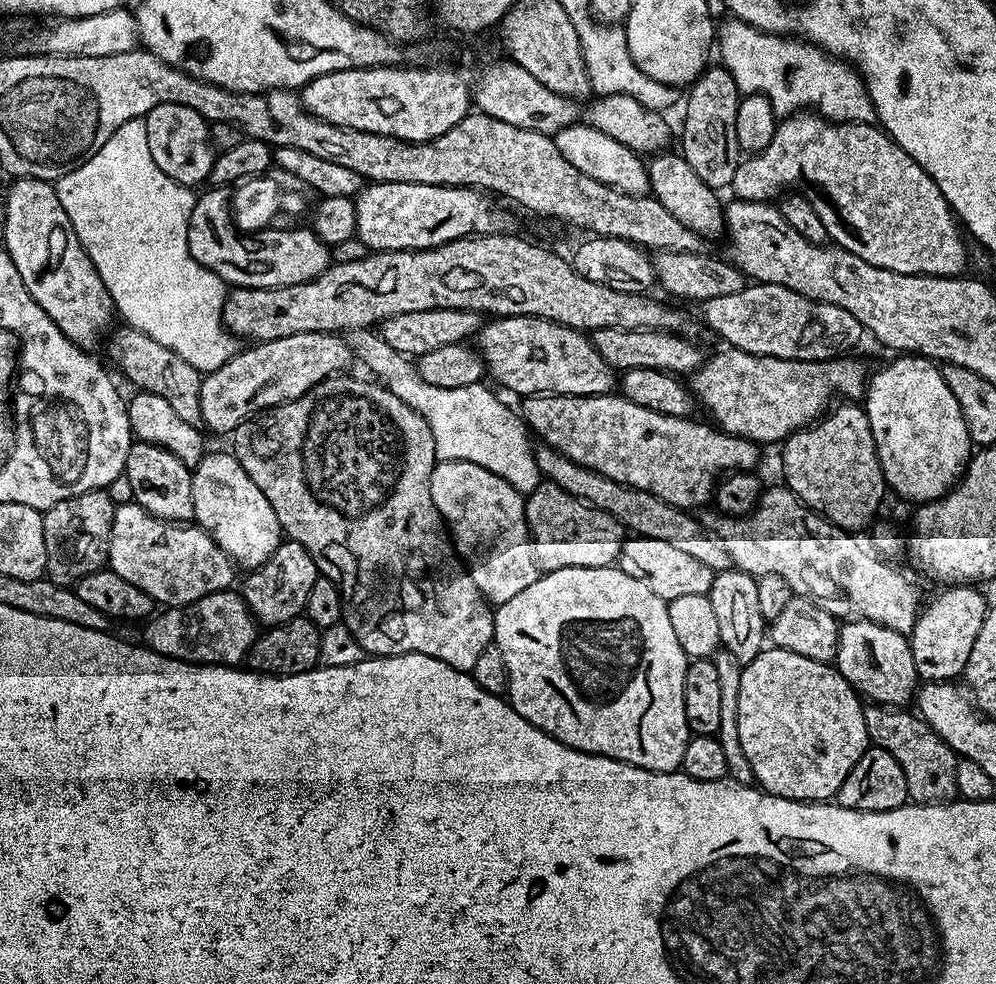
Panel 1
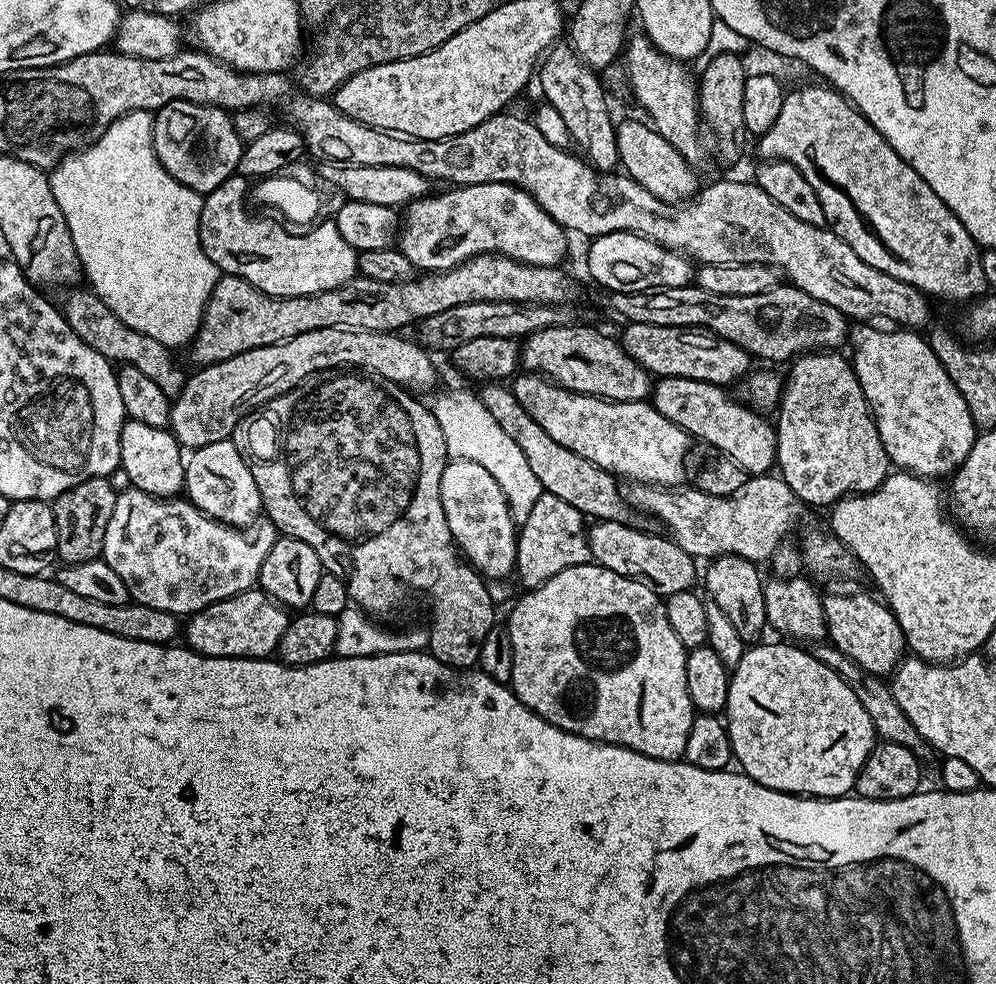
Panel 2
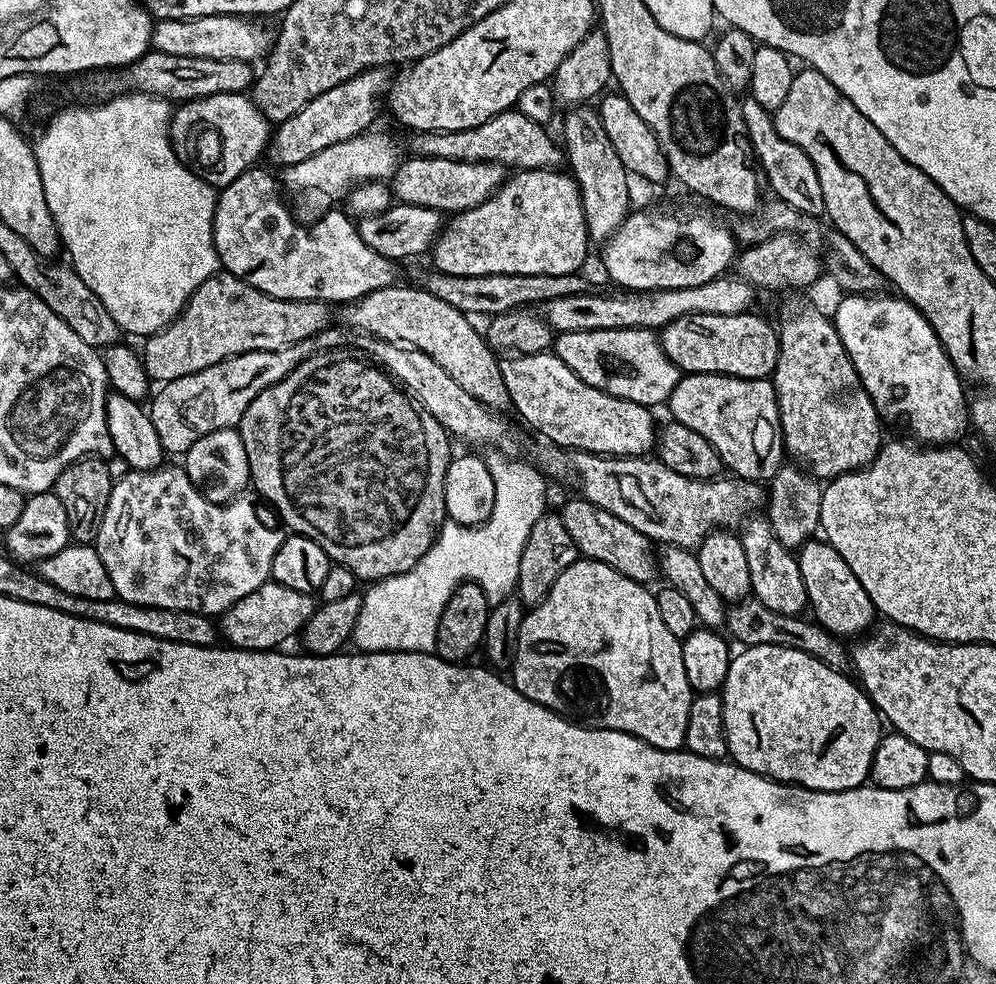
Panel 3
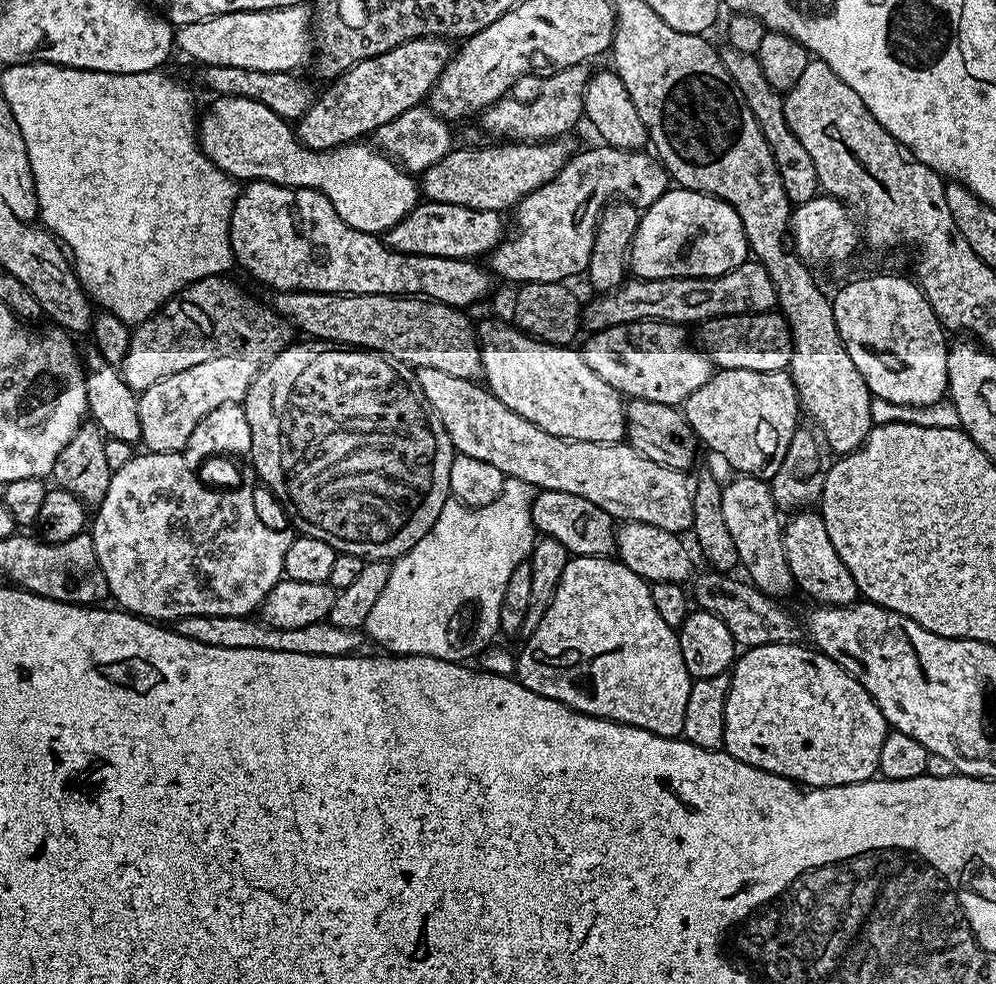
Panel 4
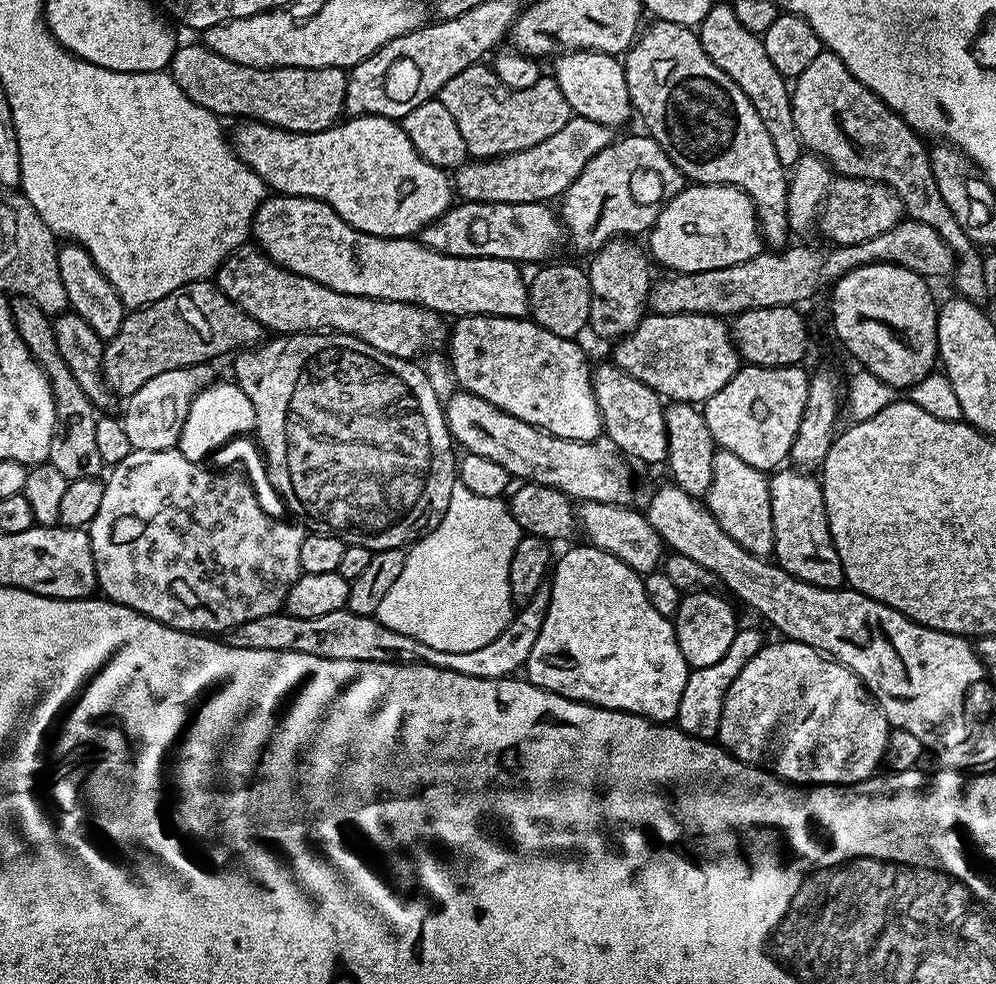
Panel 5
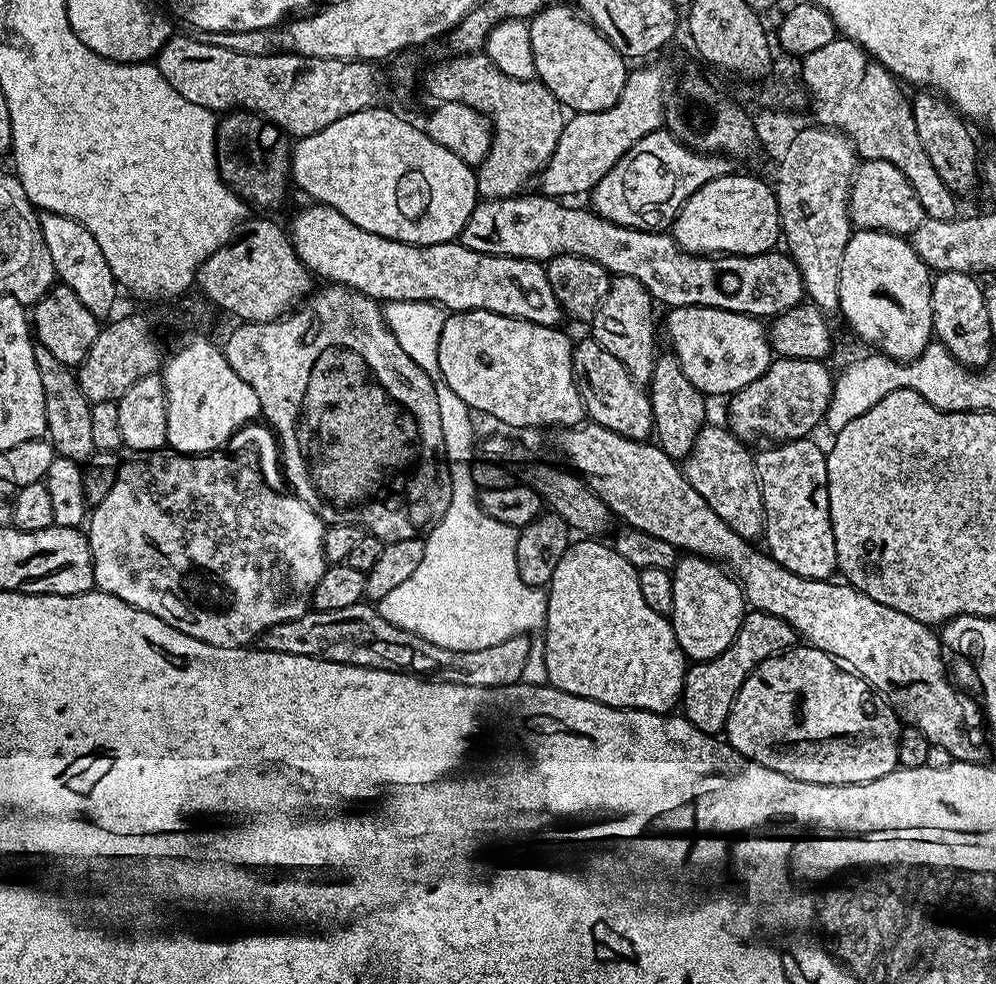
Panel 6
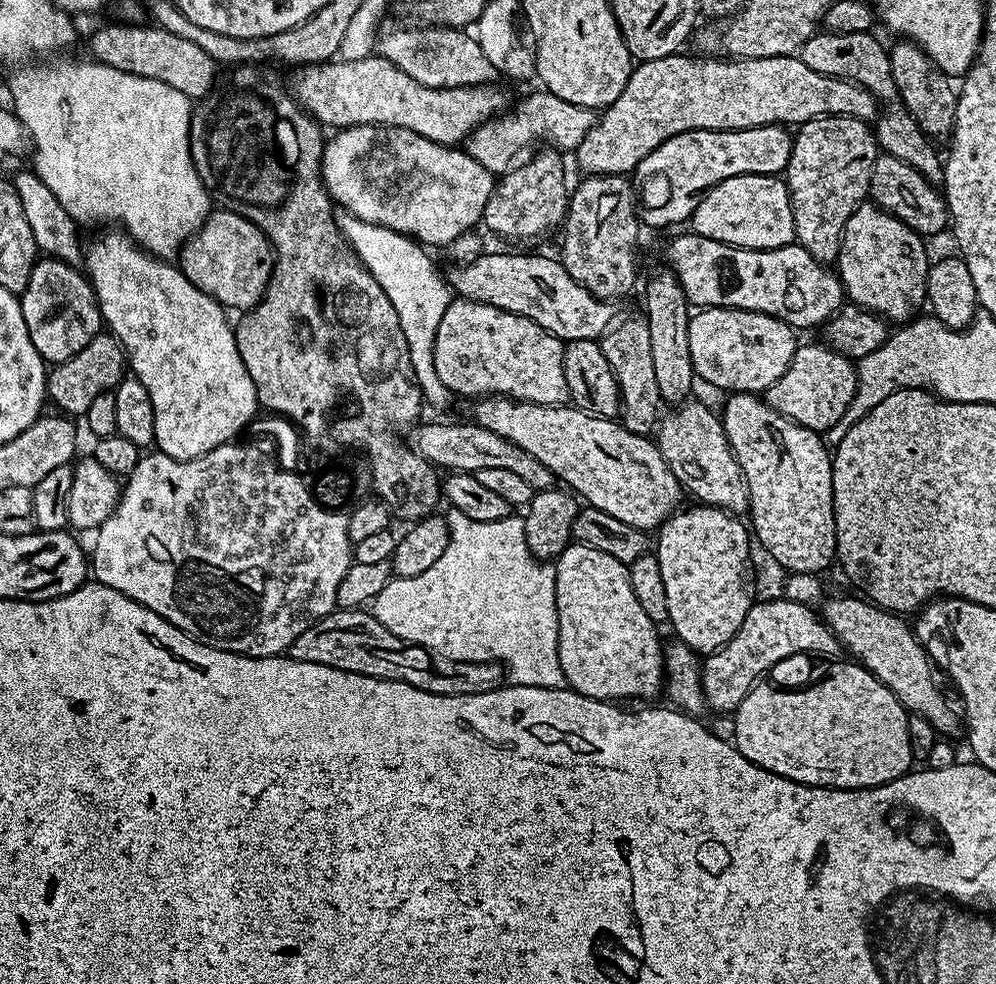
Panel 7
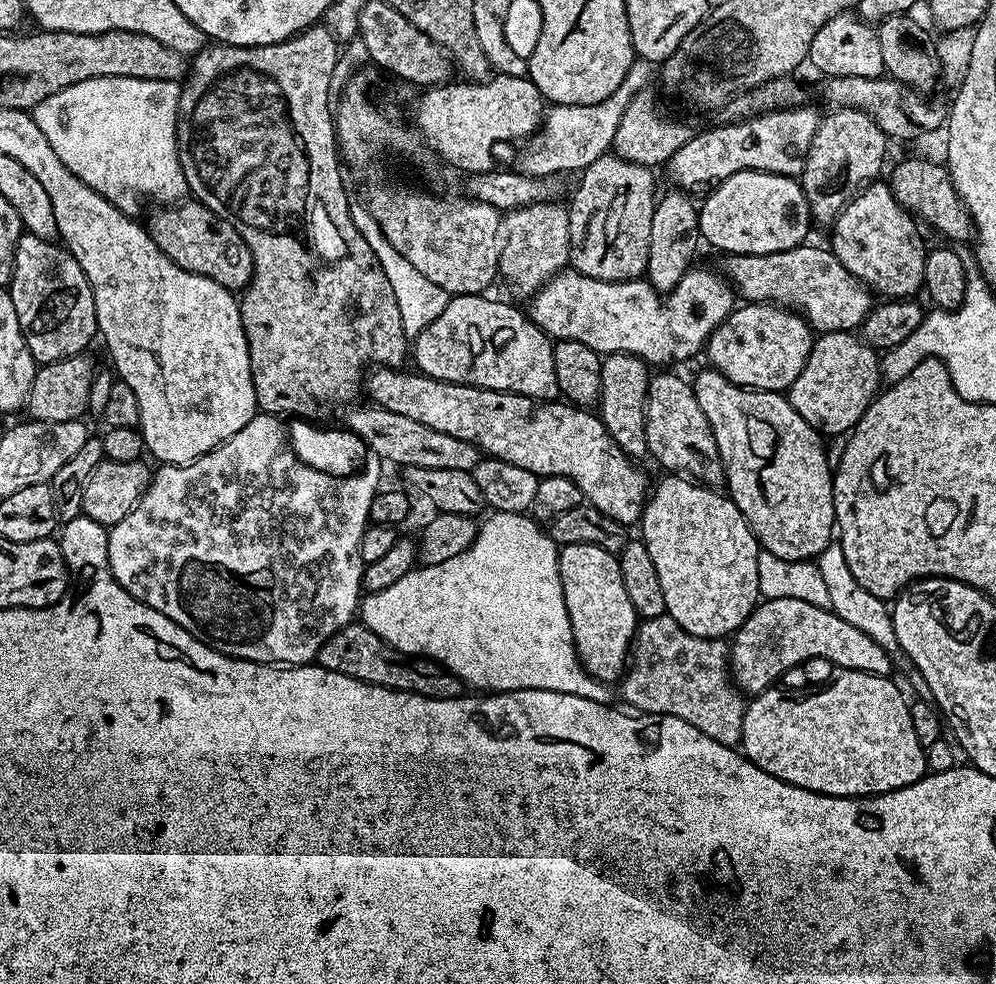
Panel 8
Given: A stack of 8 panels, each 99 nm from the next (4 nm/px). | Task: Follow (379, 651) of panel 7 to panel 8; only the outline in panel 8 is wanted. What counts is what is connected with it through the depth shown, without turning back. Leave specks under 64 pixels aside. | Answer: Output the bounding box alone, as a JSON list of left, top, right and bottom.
[318,622,462,700]

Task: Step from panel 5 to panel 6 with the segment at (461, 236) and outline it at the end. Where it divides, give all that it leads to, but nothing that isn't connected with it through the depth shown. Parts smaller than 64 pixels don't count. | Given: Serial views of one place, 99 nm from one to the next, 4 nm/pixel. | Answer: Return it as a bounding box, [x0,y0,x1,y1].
[458,194,805,318]

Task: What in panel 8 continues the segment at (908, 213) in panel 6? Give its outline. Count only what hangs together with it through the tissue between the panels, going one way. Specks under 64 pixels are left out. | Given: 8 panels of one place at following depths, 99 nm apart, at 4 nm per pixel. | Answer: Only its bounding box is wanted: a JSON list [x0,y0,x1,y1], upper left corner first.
[890,160,973,241]

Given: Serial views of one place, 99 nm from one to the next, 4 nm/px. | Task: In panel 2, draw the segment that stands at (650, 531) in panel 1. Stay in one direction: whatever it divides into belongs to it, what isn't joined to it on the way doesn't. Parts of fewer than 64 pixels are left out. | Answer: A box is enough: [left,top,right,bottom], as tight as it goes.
[478,382,633,523]

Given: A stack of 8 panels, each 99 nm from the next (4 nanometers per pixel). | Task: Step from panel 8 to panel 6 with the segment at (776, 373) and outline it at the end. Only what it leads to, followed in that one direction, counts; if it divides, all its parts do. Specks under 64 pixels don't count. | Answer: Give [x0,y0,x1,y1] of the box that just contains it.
[667,308,774,397]

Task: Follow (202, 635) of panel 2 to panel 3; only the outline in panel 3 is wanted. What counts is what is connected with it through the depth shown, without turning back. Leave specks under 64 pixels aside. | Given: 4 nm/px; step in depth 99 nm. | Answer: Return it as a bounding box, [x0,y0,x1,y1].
[218,582,318,652]

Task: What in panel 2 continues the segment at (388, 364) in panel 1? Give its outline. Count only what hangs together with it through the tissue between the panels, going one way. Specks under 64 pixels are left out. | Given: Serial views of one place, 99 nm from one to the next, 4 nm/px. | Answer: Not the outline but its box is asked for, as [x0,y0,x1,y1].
[430,388,544,525]

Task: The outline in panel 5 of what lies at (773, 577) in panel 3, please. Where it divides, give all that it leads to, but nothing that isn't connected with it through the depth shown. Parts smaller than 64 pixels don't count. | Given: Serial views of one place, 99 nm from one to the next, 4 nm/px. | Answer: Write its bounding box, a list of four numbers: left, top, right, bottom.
[706,450,776,558]

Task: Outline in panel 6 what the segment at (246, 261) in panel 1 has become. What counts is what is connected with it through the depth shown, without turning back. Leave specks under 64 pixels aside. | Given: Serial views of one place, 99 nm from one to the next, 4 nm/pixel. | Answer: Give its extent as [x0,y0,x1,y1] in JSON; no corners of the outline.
[290,202,561,328]

